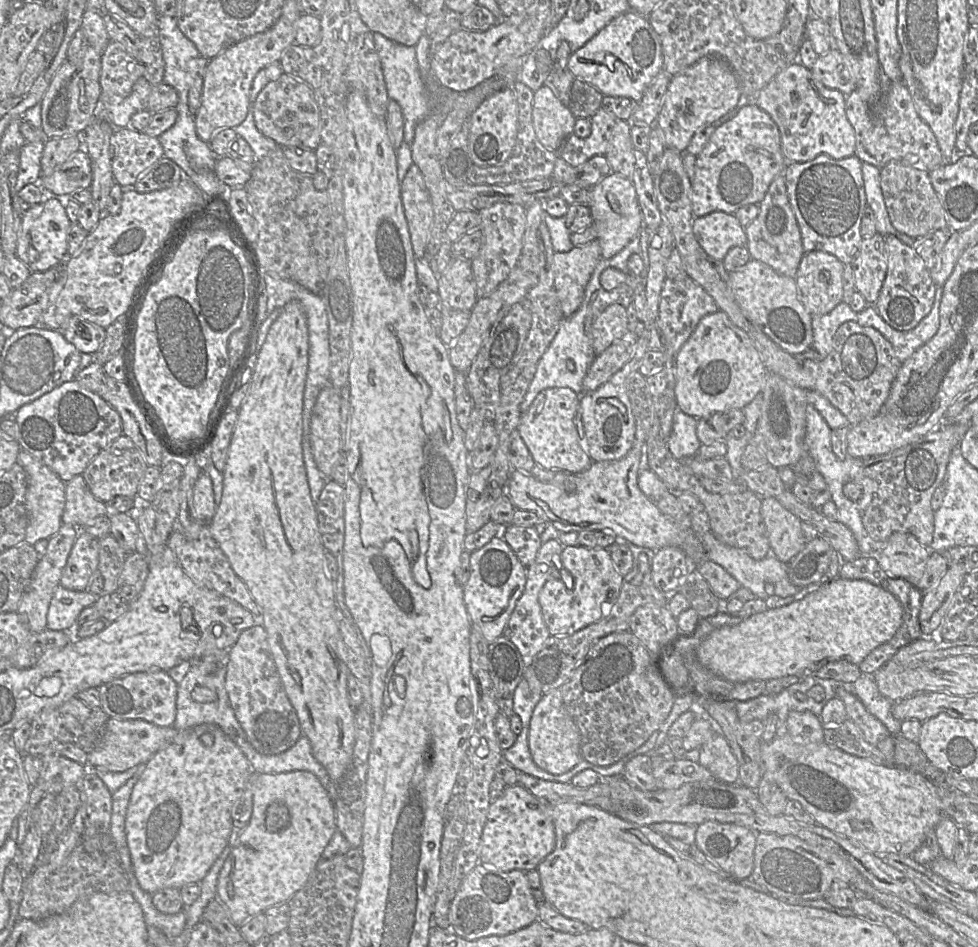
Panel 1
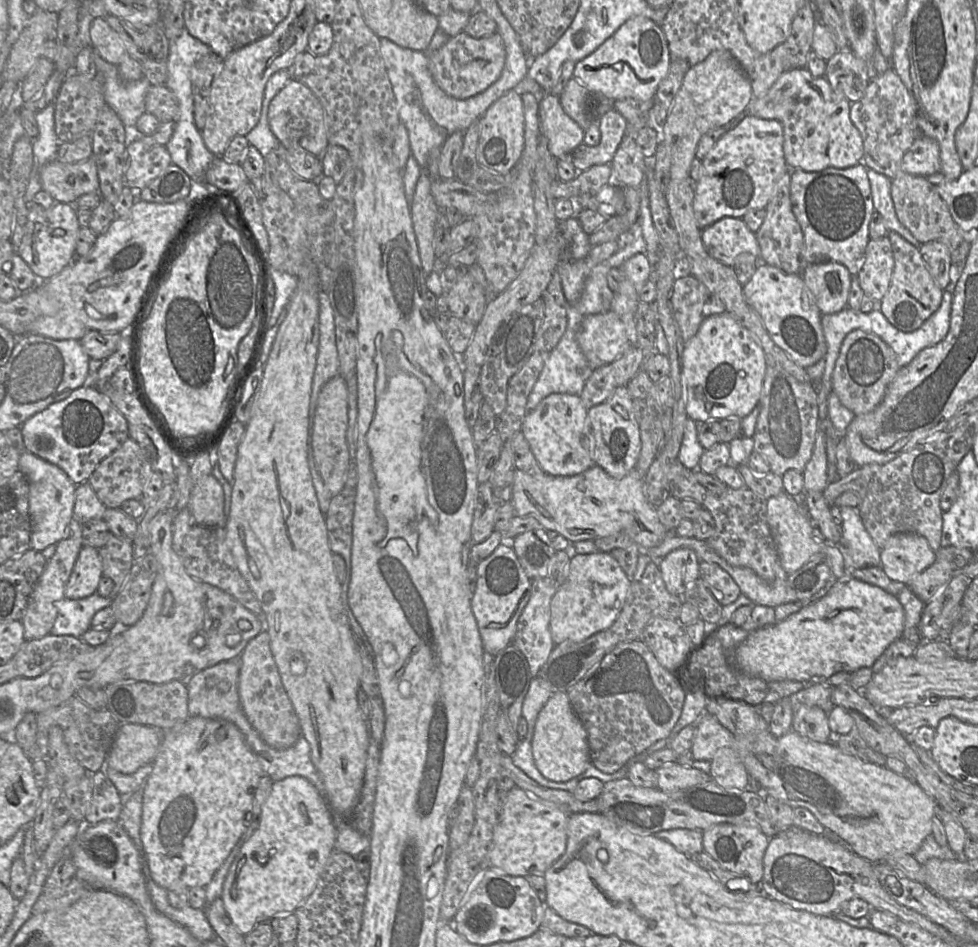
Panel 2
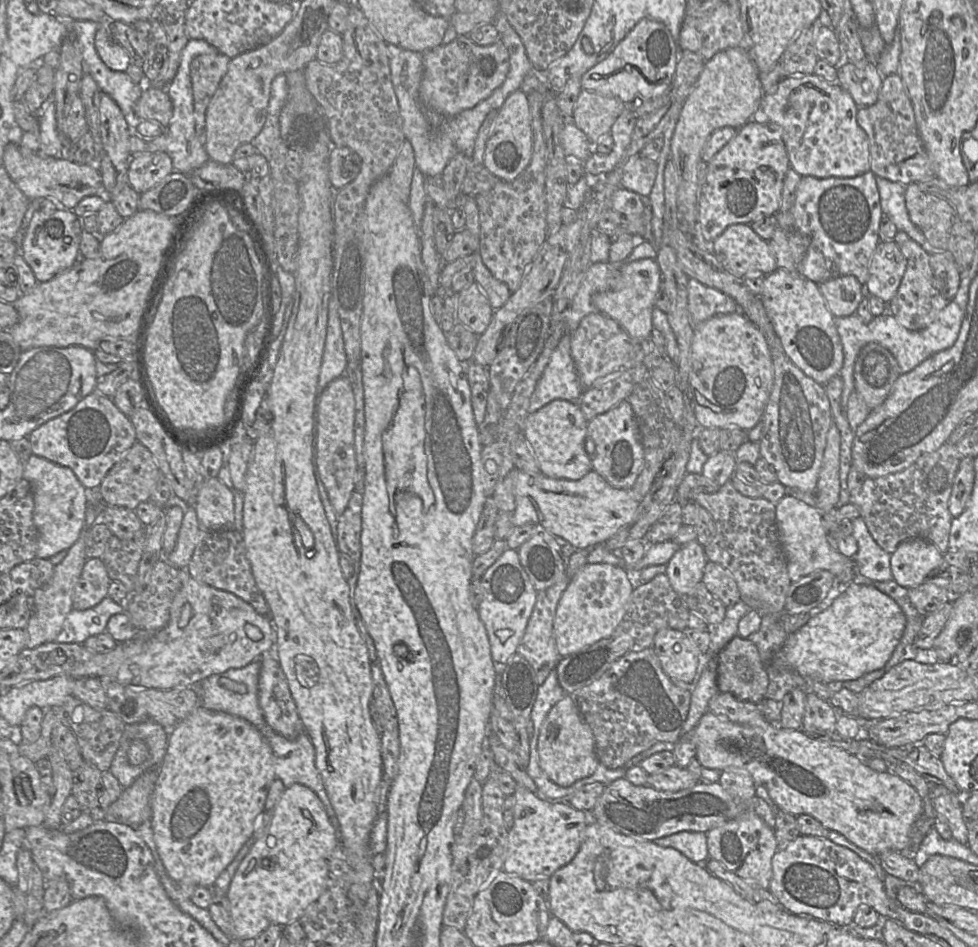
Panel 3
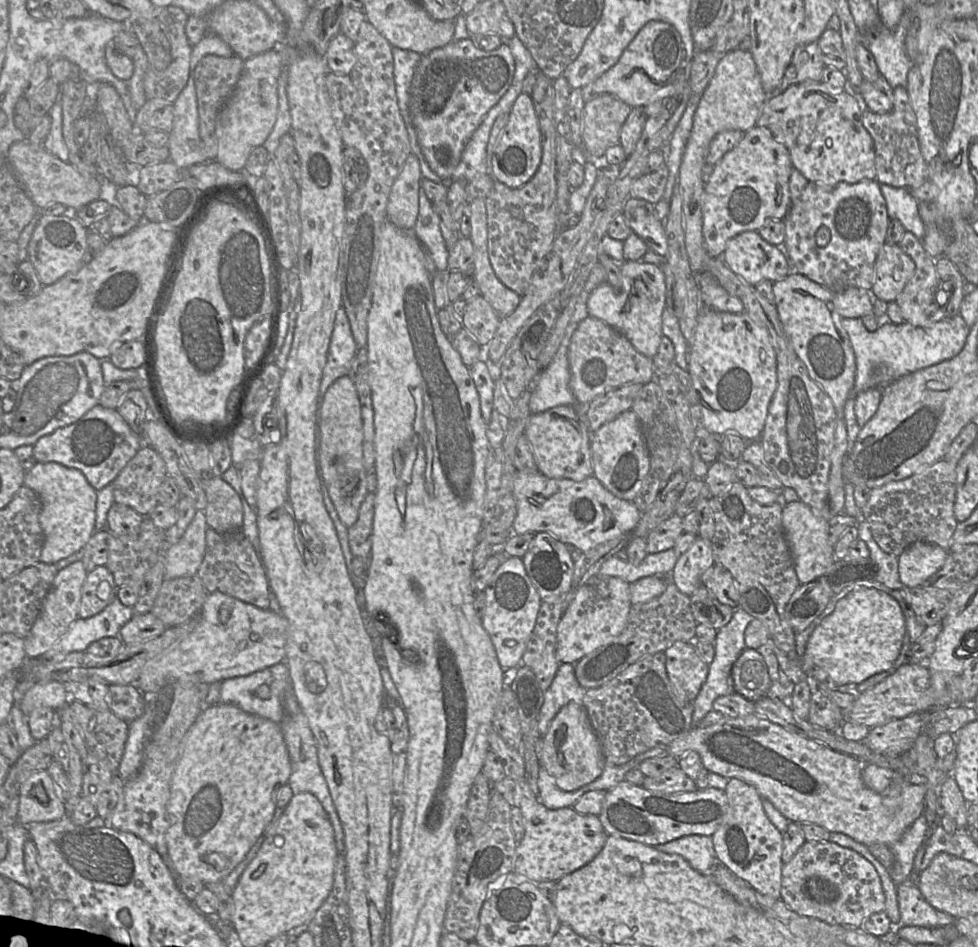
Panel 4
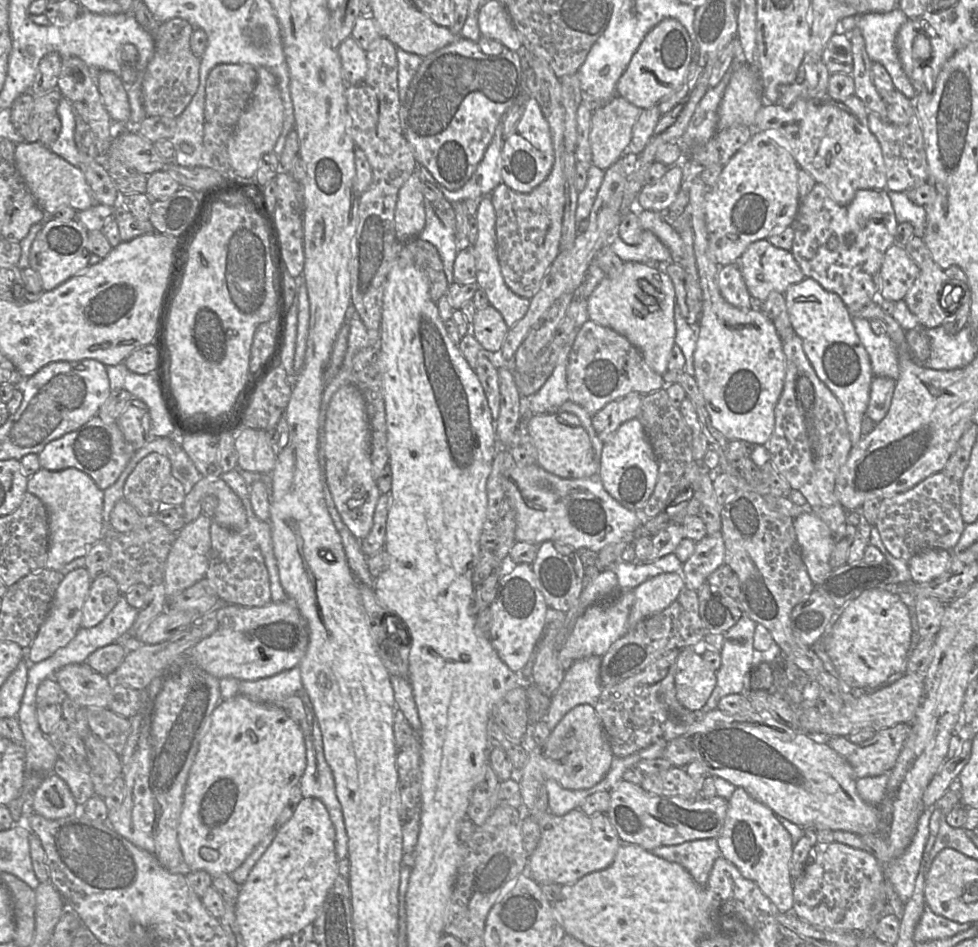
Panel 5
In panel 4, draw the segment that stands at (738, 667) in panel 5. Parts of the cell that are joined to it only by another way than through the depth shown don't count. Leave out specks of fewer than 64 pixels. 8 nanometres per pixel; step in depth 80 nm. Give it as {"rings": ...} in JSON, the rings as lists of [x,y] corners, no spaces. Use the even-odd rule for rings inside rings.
{"rings":[[[737,608],[734,609],[733,616],[729,623],[717,630],[716,639],[714,642],[715,657],[712,663],[709,664],[707,679],[694,700],[692,727],[697,725],[710,711],[713,710],[713,702],[718,697],[734,693],[731,671],[737,658],[747,647],[744,640],[744,633],[752,619],[753,617],[749,615],[744,609]]]}

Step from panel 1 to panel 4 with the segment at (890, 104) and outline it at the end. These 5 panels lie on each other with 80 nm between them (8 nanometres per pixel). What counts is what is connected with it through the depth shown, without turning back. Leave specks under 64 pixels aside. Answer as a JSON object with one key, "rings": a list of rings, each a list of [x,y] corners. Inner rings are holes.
{"rings":[[[904,87],[893,88],[891,111],[880,114],[864,110],[861,120],[874,142],[876,180],[879,184],[911,190],[929,180],[928,167],[920,148],[915,113]]]}

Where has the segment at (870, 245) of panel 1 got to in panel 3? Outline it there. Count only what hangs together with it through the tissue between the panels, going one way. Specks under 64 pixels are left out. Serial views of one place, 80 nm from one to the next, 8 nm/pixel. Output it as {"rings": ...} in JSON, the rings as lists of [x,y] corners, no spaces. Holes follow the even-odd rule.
{"rings":[[[880,241],[869,264],[869,278],[865,287],[870,295],[888,303],[895,296],[907,261],[894,241]]]}

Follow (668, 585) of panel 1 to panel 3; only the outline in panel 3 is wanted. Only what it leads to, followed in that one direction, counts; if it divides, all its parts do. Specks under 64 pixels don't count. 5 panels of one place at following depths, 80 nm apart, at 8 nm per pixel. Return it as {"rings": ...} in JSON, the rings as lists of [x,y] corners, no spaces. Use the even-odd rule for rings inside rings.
{"rings":[[[693,540],[675,552],[666,564],[665,574],[678,594],[687,595],[702,582],[707,562],[704,546]]]}

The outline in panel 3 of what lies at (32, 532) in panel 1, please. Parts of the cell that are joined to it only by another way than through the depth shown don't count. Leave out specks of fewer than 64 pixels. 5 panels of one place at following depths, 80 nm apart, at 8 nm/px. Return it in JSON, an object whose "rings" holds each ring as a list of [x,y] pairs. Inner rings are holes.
{"rings":[[[32,454],[23,467],[23,478],[29,482],[34,496],[33,520],[38,530],[36,556],[50,559],[61,551],[68,551],[86,529],[87,491],[70,468],[45,458]]]}

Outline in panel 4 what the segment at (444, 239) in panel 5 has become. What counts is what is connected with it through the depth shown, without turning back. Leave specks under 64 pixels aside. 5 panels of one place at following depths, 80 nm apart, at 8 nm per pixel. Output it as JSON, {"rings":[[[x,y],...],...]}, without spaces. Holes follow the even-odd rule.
{"rings":[[[422,187],[419,190],[419,211],[413,230],[422,247],[433,259],[437,272],[447,273],[449,249],[441,234],[439,217],[433,211]]]}

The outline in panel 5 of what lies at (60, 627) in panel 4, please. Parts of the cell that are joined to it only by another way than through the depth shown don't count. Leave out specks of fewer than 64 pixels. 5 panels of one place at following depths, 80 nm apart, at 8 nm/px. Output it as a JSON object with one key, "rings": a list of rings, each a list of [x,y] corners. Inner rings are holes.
{"rings":[[[85,567],[72,570],[60,582],[51,603],[47,618],[41,625],[36,638],[26,650],[30,664],[41,662],[66,646],[81,628],[83,606],[89,593],[91,579]]]}

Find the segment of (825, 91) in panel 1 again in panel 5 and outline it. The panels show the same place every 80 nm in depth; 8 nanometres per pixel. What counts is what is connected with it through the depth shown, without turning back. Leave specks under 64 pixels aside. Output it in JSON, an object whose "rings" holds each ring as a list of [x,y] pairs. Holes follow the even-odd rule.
{"rings":[[[828,93],[822,97],[800,99],[785,108],[766,103],[756,116],[755,130],[775,135],[790,151],[799,168],[807,171],[816,183],[824,185],[832,198],[846,206],[859,190],[886,190],[886,169],[880,143],[868,127],[869,112],[856,96],[835,99]]]}

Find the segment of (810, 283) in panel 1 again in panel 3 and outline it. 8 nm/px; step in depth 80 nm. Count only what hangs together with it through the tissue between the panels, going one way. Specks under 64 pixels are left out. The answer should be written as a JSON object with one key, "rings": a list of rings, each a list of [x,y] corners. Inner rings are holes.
{"rings":[[[852,275],[832,278],[818,286],[828,309],[835,317],[855,314],[864,298],[862,285]]]}

